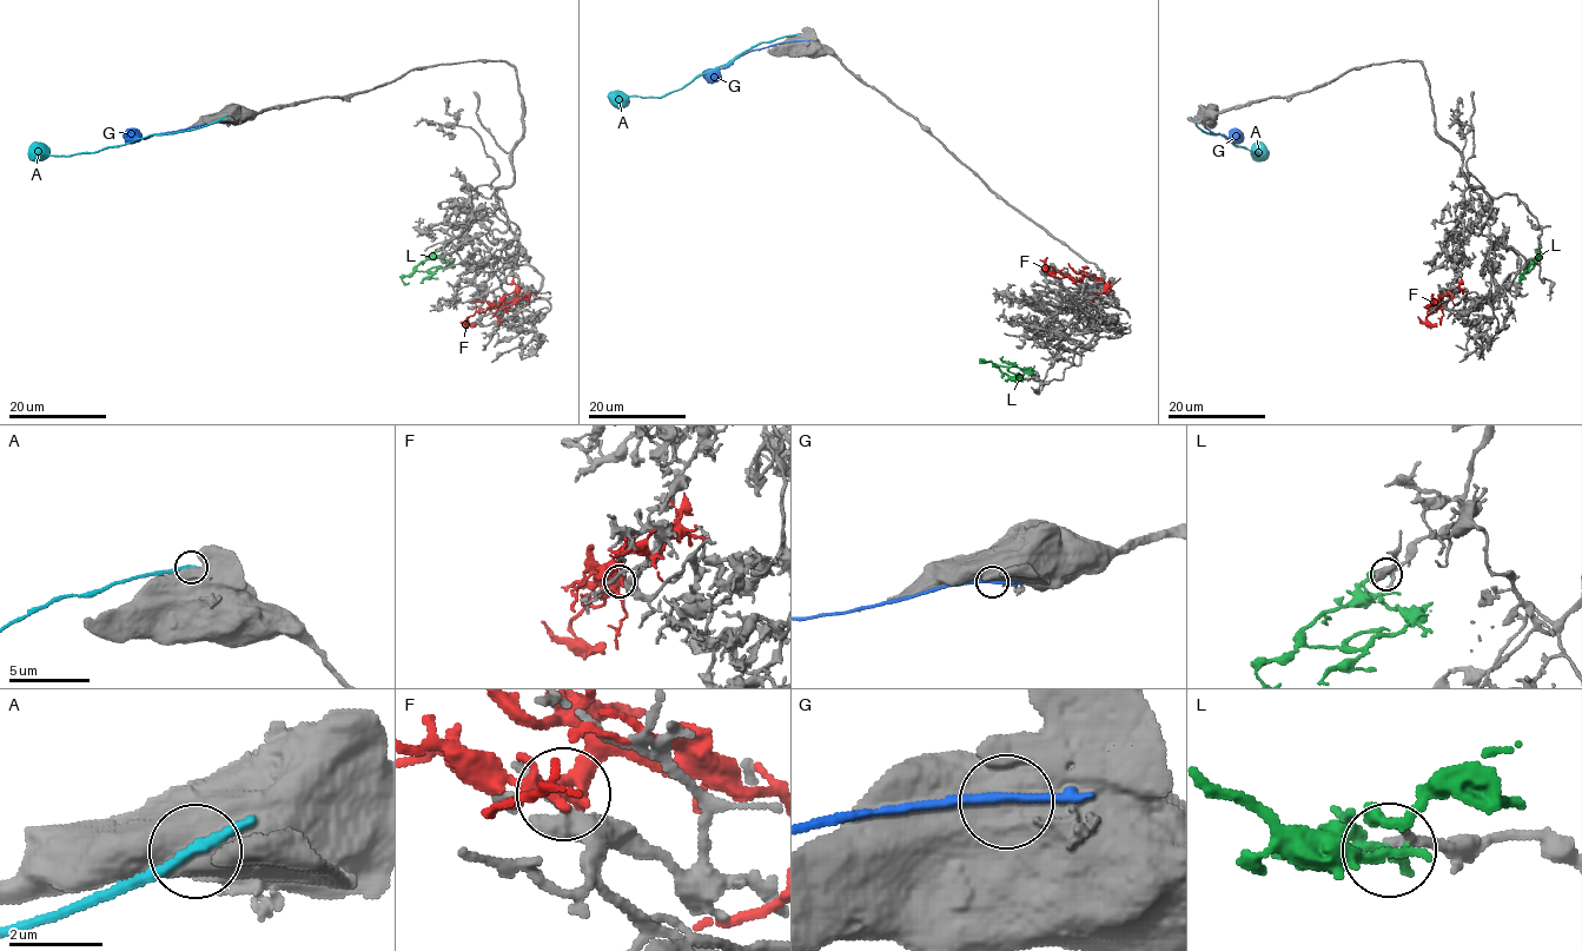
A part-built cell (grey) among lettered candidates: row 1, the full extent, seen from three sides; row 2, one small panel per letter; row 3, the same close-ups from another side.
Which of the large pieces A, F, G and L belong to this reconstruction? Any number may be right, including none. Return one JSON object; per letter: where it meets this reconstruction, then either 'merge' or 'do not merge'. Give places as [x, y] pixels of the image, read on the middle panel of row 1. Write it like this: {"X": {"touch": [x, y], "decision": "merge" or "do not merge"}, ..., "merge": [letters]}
{"A": {"touch": [800, 33], "decision": "do not merge"}, "F": {"touch": [1080, 281], "decision": "do not merge"}, "G": {"touch": [800, 41], "decision": "do not merge"}, "L": {"touch": [1020, 378], "decision": "merge"}, "merge": ["L"]}

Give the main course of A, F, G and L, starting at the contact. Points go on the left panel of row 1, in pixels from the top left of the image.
A: (220, 119), (205, 126), (150, 134), (97, 152), (48, 156), (40, 146), (31, 145)
F: (501, 305), (517, 301), (525, 294), (517, 292), (507, 278)
G: (220, 123), (153, 133), (144, 138), (123, 134)
L: (441, 250), (435, 255), (447, 264), (429, 271), (442, 266)

